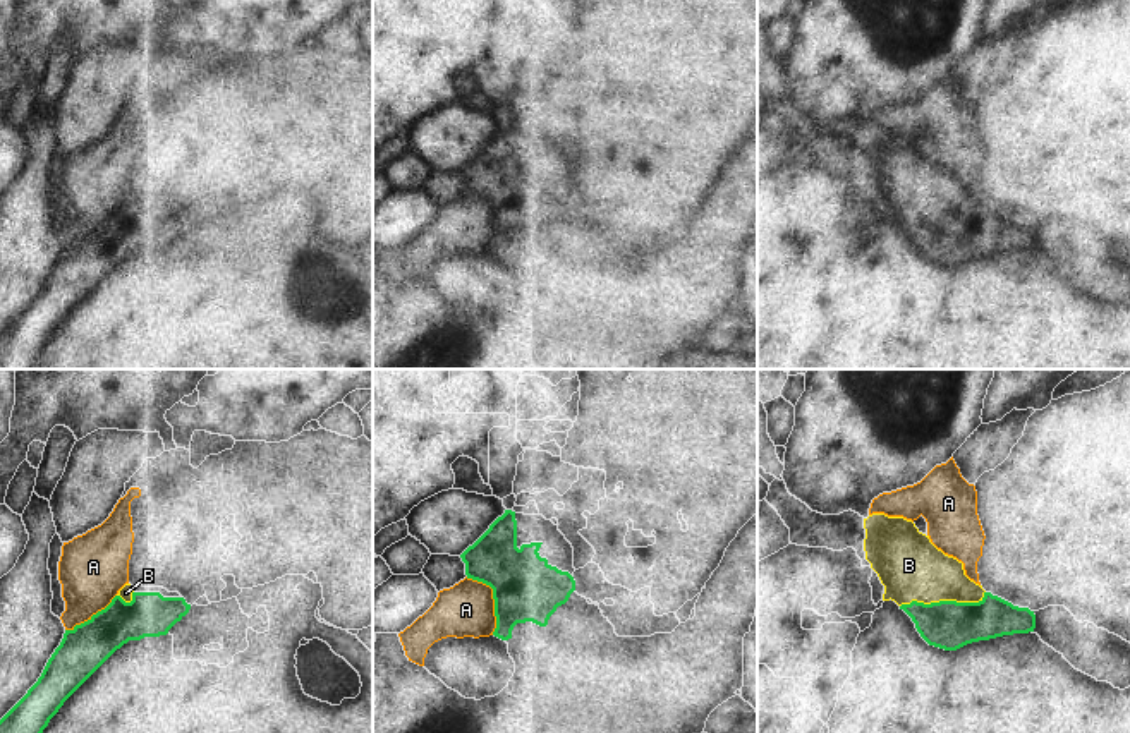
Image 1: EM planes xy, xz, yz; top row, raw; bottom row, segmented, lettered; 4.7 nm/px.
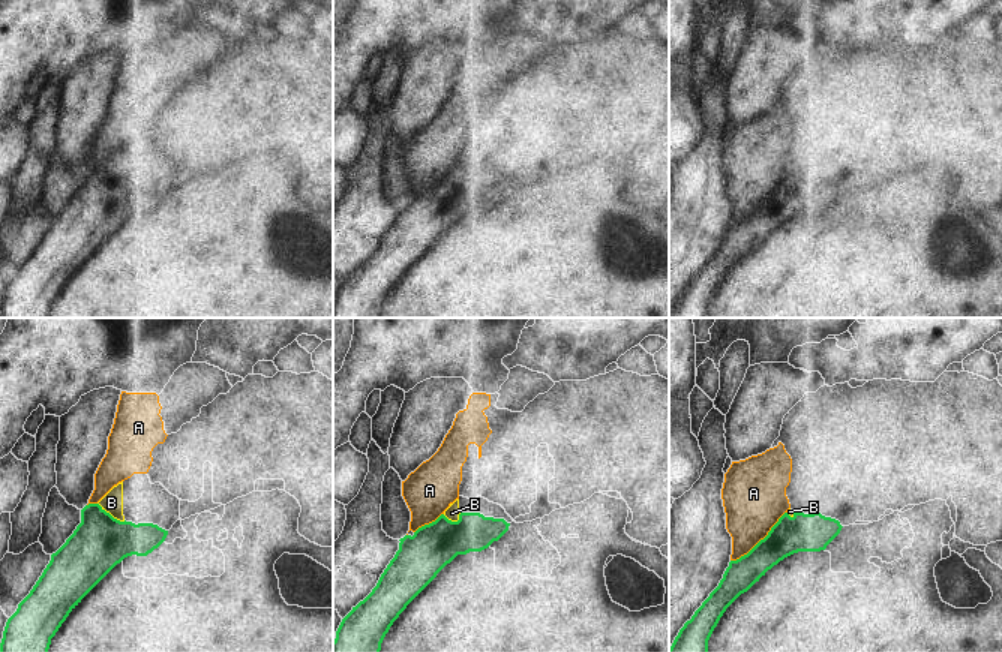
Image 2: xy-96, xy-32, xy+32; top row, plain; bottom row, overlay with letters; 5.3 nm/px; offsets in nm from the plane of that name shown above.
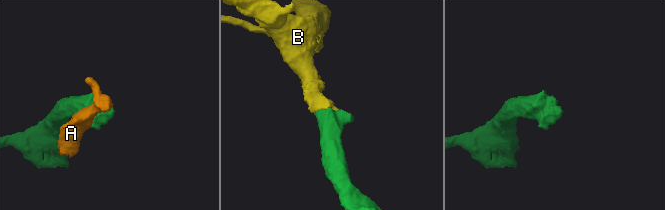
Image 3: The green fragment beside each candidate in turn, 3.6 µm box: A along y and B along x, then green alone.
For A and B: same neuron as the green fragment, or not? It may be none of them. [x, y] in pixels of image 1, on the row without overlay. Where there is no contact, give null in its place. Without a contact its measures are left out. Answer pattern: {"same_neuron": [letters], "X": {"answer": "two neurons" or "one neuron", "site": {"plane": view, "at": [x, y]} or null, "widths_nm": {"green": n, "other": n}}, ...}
{"same_neuron": ["B"], "A": {"answer": "two neurons", "site": {"plane": "xz", "at": [493, 213]}, "widths_nm": {"green": 300, "other": 260}}, "B": {"answer": "one neuron", "site": {"plane": "yz", "at": [943, 217]}, "widths_nm": {"green": 220, "other": 300}}}

